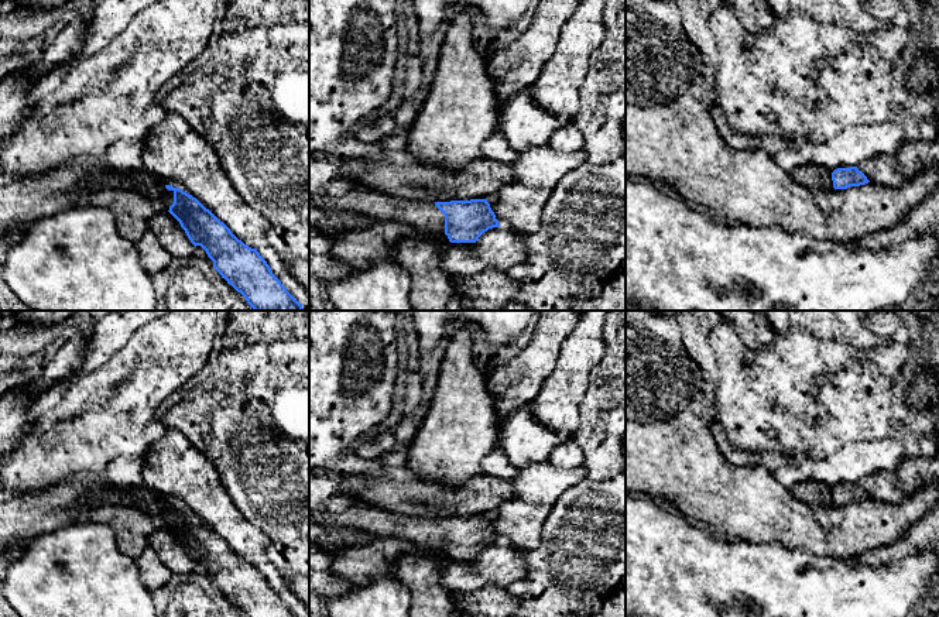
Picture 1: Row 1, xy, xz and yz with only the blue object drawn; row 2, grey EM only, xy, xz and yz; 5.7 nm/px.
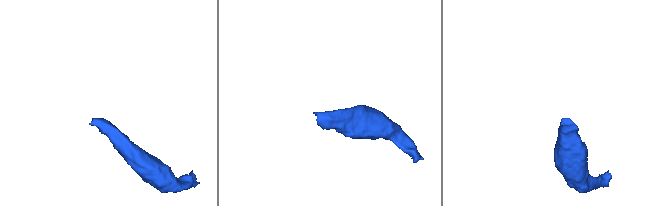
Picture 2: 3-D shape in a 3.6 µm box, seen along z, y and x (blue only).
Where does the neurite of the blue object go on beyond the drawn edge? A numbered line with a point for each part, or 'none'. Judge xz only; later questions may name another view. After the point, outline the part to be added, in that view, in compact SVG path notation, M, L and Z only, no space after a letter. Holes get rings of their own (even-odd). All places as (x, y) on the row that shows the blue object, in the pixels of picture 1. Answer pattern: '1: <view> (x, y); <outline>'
1: xz (424, 215); M352 191L342 196L313 195L315 208L357 212L380 220L397 220L426 232L445 232L445 215L429 200L402 199L377 191Z

